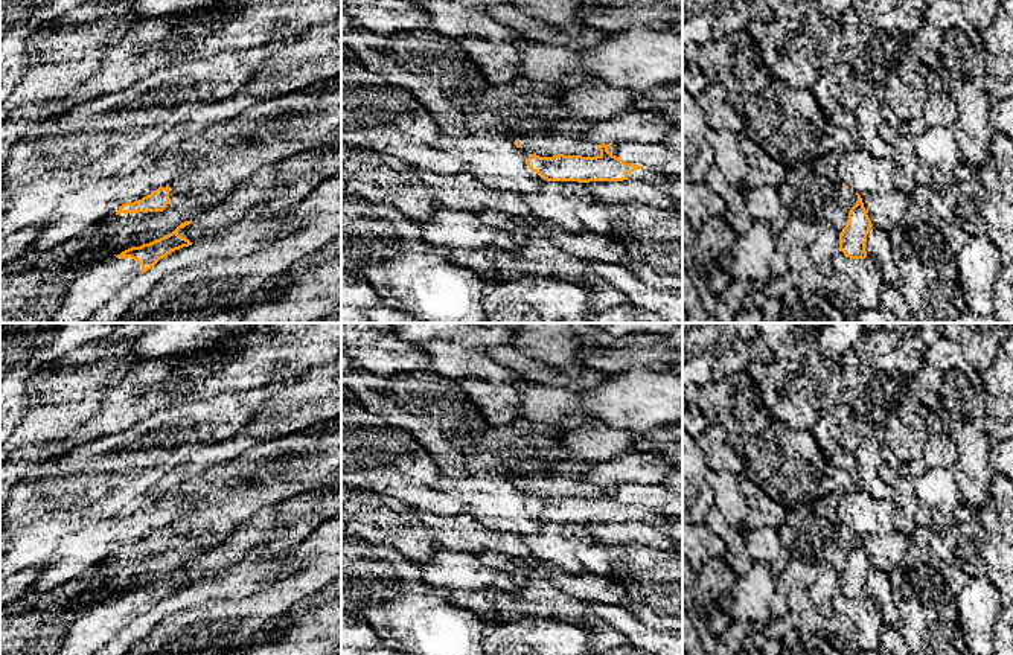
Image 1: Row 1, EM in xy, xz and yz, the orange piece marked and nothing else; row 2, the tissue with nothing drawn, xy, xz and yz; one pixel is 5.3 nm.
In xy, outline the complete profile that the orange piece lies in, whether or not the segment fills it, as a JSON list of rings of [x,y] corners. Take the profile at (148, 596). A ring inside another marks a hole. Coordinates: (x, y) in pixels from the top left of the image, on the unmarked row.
[[[181,564],[172,574],[149,585],[131,588],[116,599],[84,608],[66,632],[56,655],[93,655],[113,641],[136,617],[146,614],[172,593],[192,586],[177,574],[190,564]]]

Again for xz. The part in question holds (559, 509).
[[[596,486],[600,492],[596,498],[564,497],[539,498],[529,495],[527,507],[547,522],[623,522],[637,521],[647,526],[664,529],[678,518],[652,513],[634,504],[625,504],[612,497],[611,486]]]

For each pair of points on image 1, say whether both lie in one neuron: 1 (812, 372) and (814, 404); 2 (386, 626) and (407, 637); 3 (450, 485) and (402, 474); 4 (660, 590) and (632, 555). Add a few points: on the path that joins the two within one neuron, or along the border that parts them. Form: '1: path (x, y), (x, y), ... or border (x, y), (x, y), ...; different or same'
1: path (814, 380), (814, 396); same
2: path (390, 626), (396, 626), (402, 632); same
3: border (444, 476), (430, 483); different
4: path (657, 581), (640, 564); same

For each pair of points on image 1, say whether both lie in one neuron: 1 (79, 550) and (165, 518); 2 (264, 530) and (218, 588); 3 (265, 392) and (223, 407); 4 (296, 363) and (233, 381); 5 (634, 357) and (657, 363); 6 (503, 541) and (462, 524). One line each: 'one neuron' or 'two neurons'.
1: one neuron
2: two neurons
3: one neuron
4: one neuron
5: one neuron
6: one neuron

